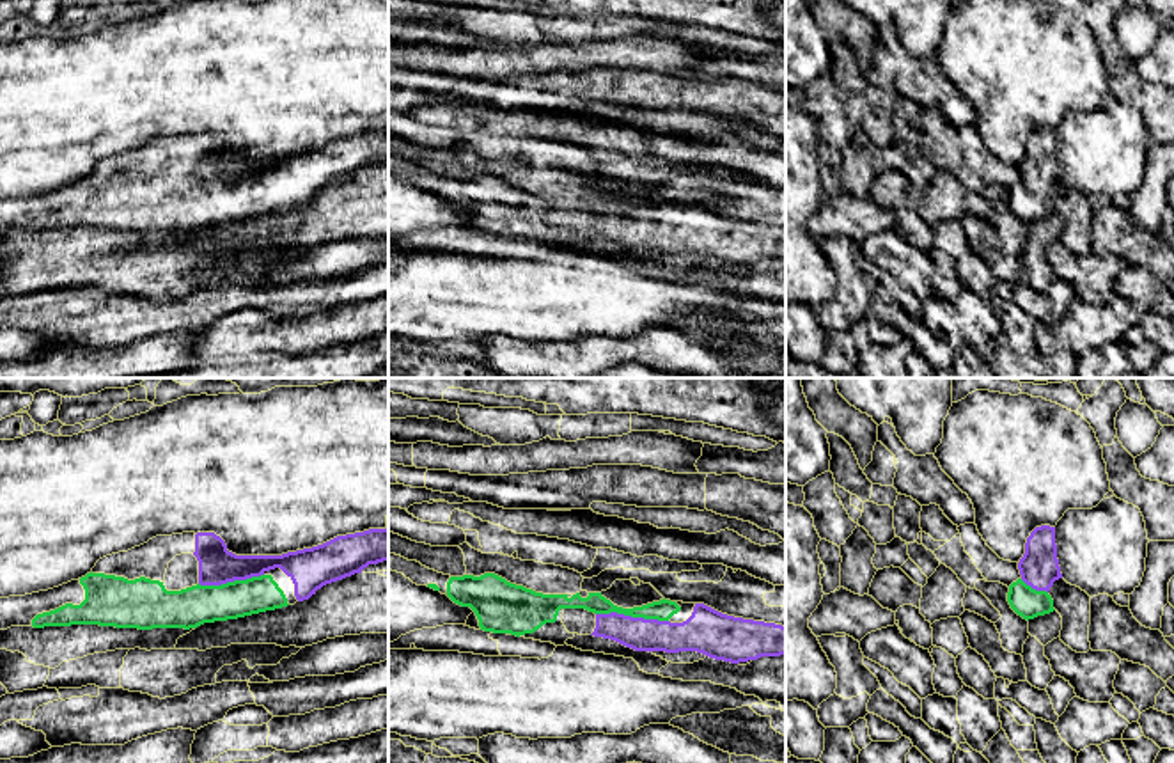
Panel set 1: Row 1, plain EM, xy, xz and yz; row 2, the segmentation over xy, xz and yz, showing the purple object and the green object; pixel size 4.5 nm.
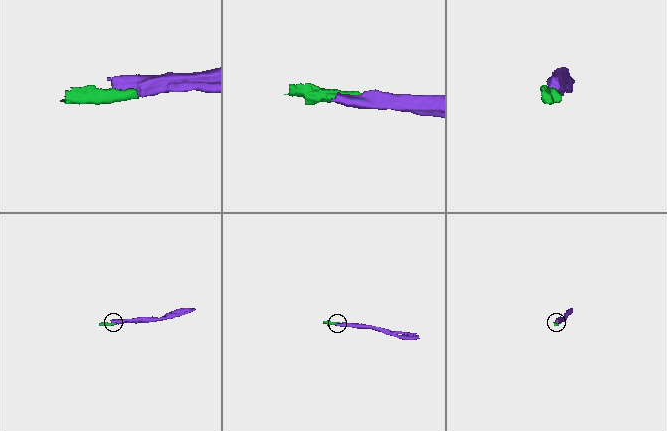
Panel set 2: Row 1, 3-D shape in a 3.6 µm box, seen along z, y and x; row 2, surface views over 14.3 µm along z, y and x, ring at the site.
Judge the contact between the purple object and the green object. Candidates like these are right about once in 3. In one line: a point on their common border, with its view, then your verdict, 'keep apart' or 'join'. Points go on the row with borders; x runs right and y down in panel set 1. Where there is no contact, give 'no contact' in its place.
xz (630, 616) | join

